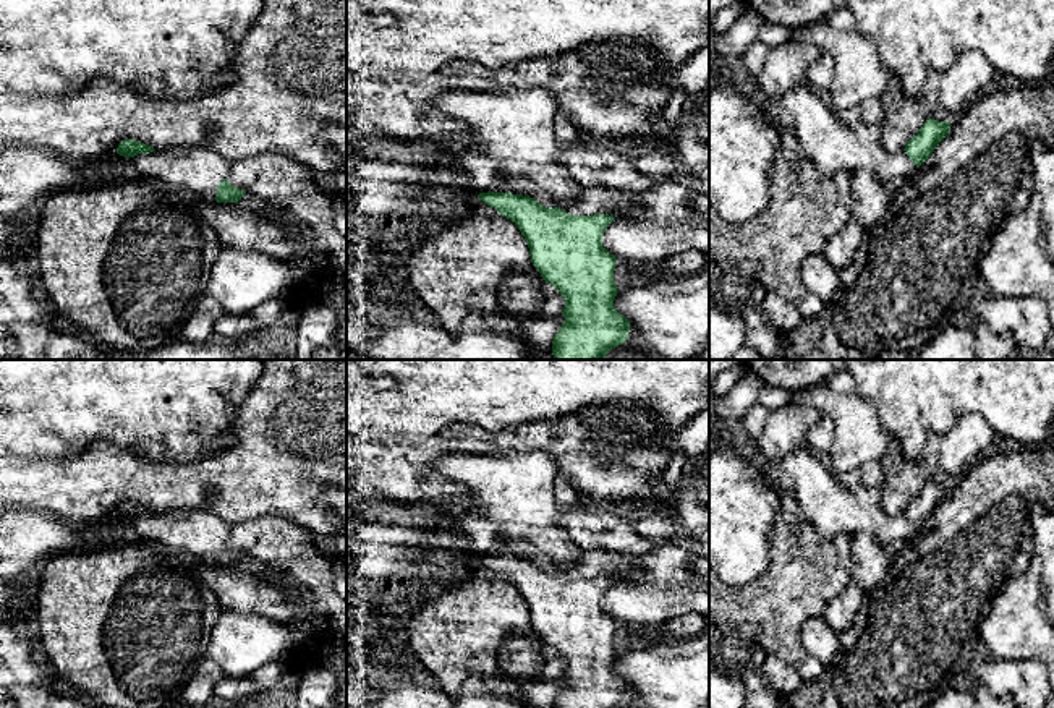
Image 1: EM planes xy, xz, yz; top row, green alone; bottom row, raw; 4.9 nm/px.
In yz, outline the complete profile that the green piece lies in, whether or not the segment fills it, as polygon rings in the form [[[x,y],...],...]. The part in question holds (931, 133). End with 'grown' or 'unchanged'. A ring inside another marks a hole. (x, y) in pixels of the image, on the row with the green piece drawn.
[[[928,118],[920,131],[907,141],[903,151],[910,160],[920,167],[934,152],[936,146],[947,136],[949,131],[950,122]]] | unchanged

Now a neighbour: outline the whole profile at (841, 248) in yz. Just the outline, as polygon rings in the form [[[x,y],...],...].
[[[850,219],[826,241],[822,254],[835,271],[842,272],[852,264],[863,233],[865,228],[855,219]]]

